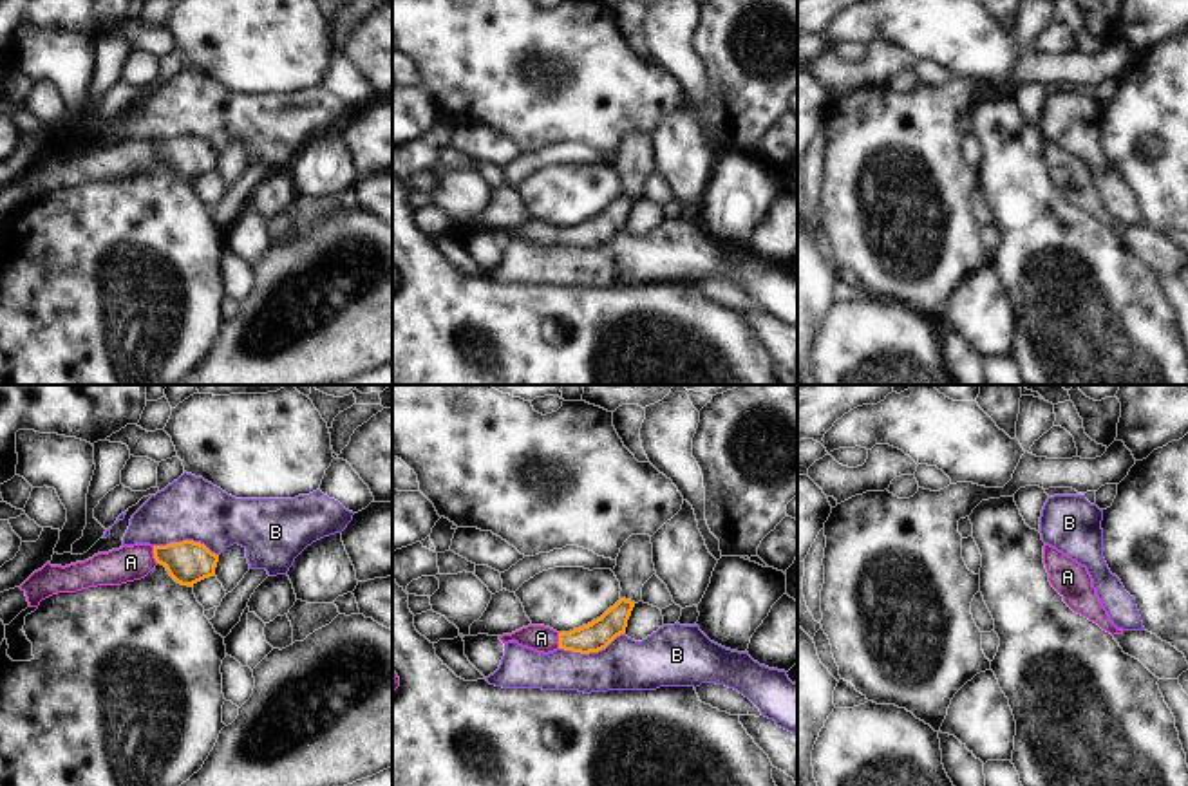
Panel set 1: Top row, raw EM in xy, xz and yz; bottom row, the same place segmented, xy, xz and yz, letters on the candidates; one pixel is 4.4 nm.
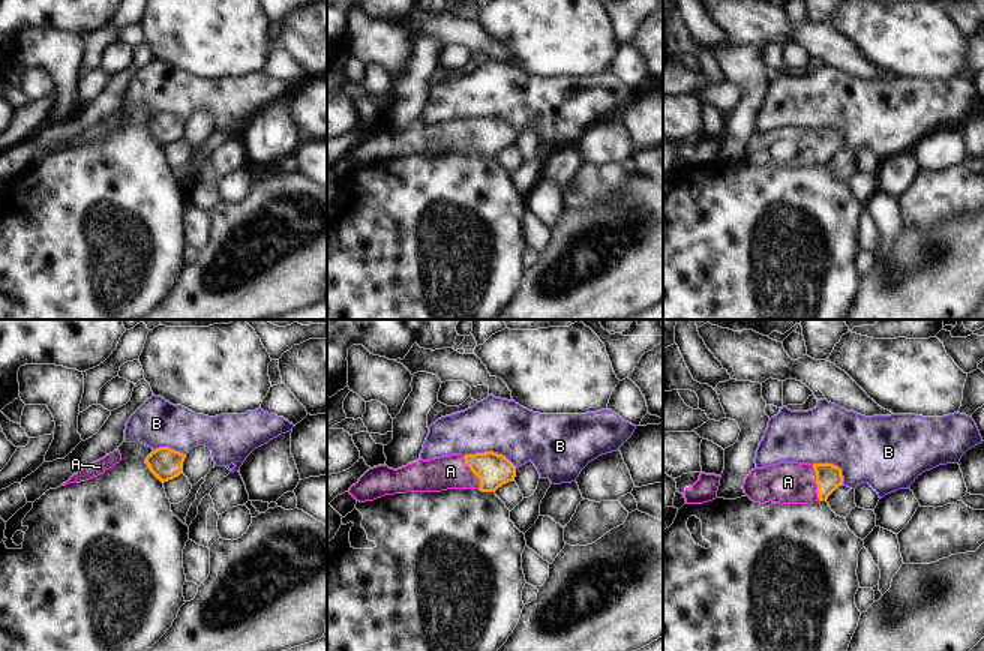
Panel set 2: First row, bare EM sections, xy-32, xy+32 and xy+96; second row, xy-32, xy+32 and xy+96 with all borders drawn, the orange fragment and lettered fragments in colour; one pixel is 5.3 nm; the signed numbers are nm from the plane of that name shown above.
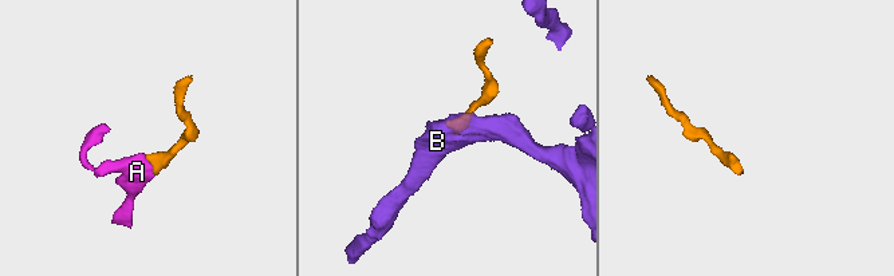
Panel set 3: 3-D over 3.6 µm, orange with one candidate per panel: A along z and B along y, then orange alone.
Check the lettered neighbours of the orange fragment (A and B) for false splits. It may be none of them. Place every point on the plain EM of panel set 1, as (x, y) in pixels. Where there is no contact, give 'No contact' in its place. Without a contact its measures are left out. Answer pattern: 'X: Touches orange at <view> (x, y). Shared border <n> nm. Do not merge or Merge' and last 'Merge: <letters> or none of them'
A: Touches orange at xy (154, 150). Shared border 80 nm. Merge
B: Touches orange at xy (187, 136). Shared border 300 nm. Do not merge
Merge: A.

